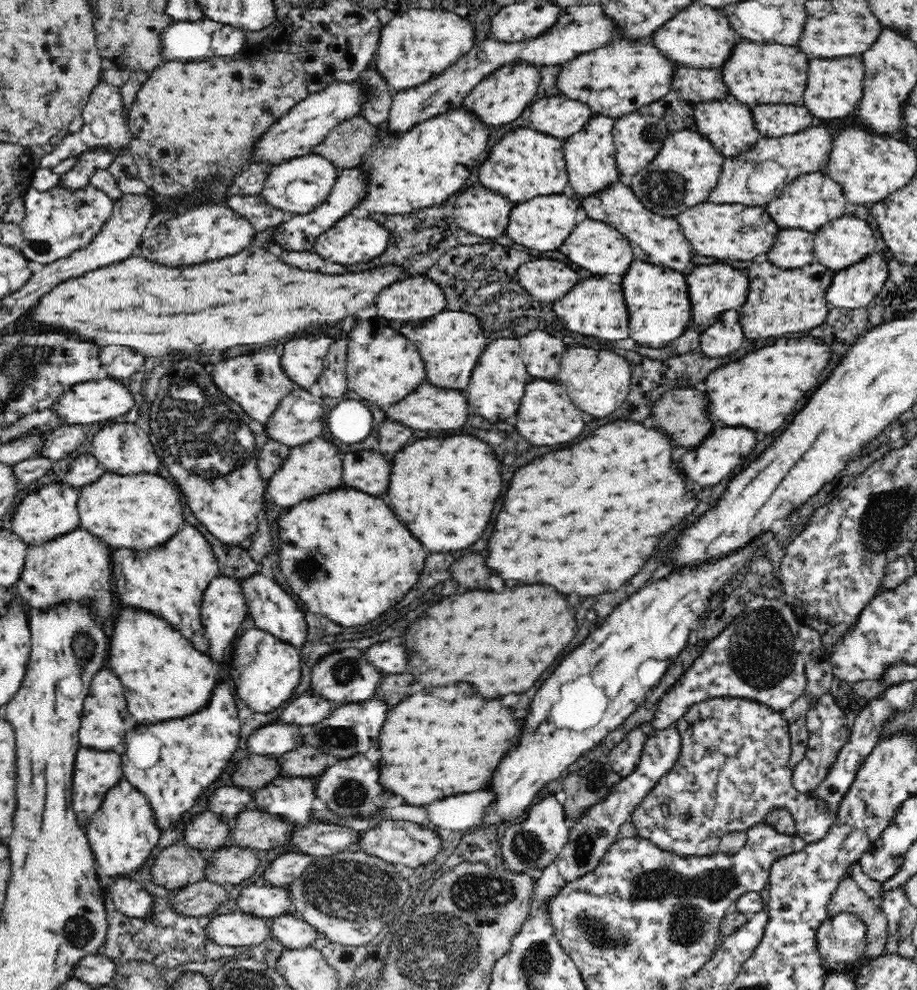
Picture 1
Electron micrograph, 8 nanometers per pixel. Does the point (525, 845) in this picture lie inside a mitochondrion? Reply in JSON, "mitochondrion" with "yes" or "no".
{"mitochondrion":"yes"}

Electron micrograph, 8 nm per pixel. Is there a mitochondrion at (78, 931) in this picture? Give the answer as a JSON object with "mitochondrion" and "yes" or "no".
{"mitochondrion":"yes"}

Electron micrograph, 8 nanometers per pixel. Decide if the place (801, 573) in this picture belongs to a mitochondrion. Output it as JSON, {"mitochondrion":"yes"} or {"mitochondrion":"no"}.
{"mitochondrion":"no"}

